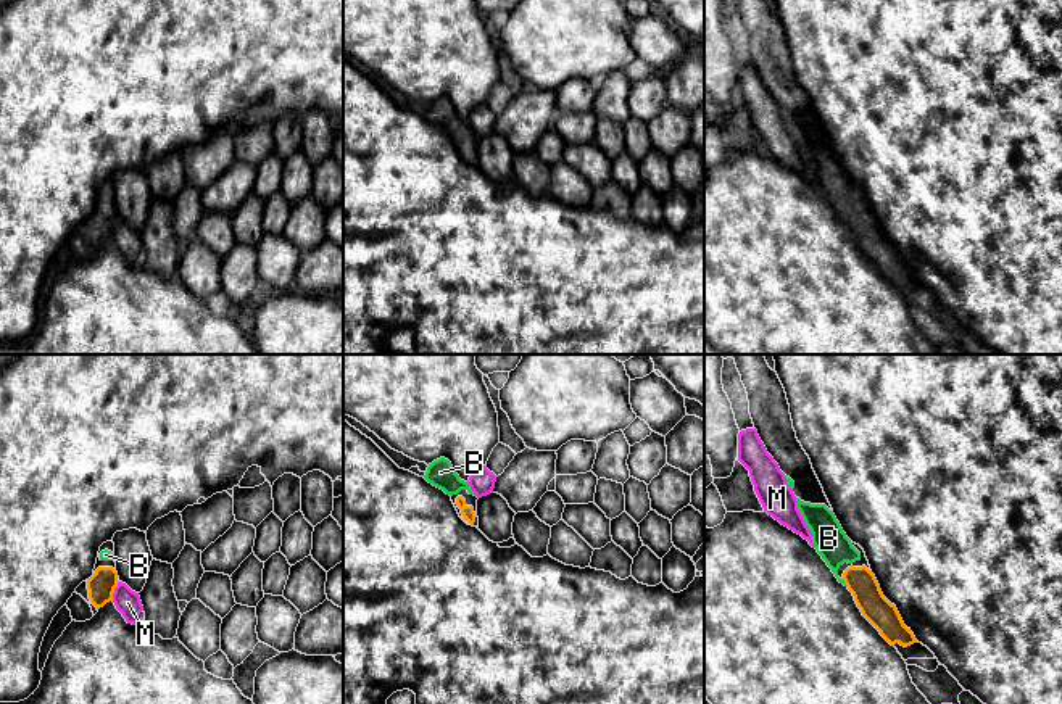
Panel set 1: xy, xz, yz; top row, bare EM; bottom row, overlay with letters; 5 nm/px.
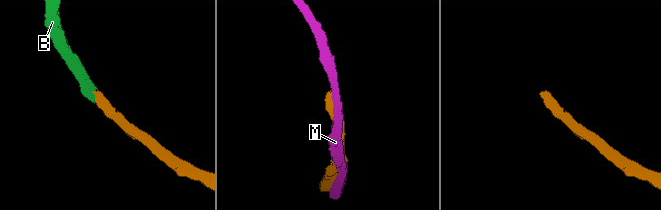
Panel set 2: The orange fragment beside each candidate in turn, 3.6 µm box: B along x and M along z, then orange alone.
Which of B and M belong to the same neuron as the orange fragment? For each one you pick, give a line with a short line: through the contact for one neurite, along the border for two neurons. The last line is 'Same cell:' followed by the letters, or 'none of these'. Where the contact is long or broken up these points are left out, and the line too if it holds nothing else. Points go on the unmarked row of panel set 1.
B: yz (861, 221), (845, 221), (835, 211), (829, 178)
Same cell: B

